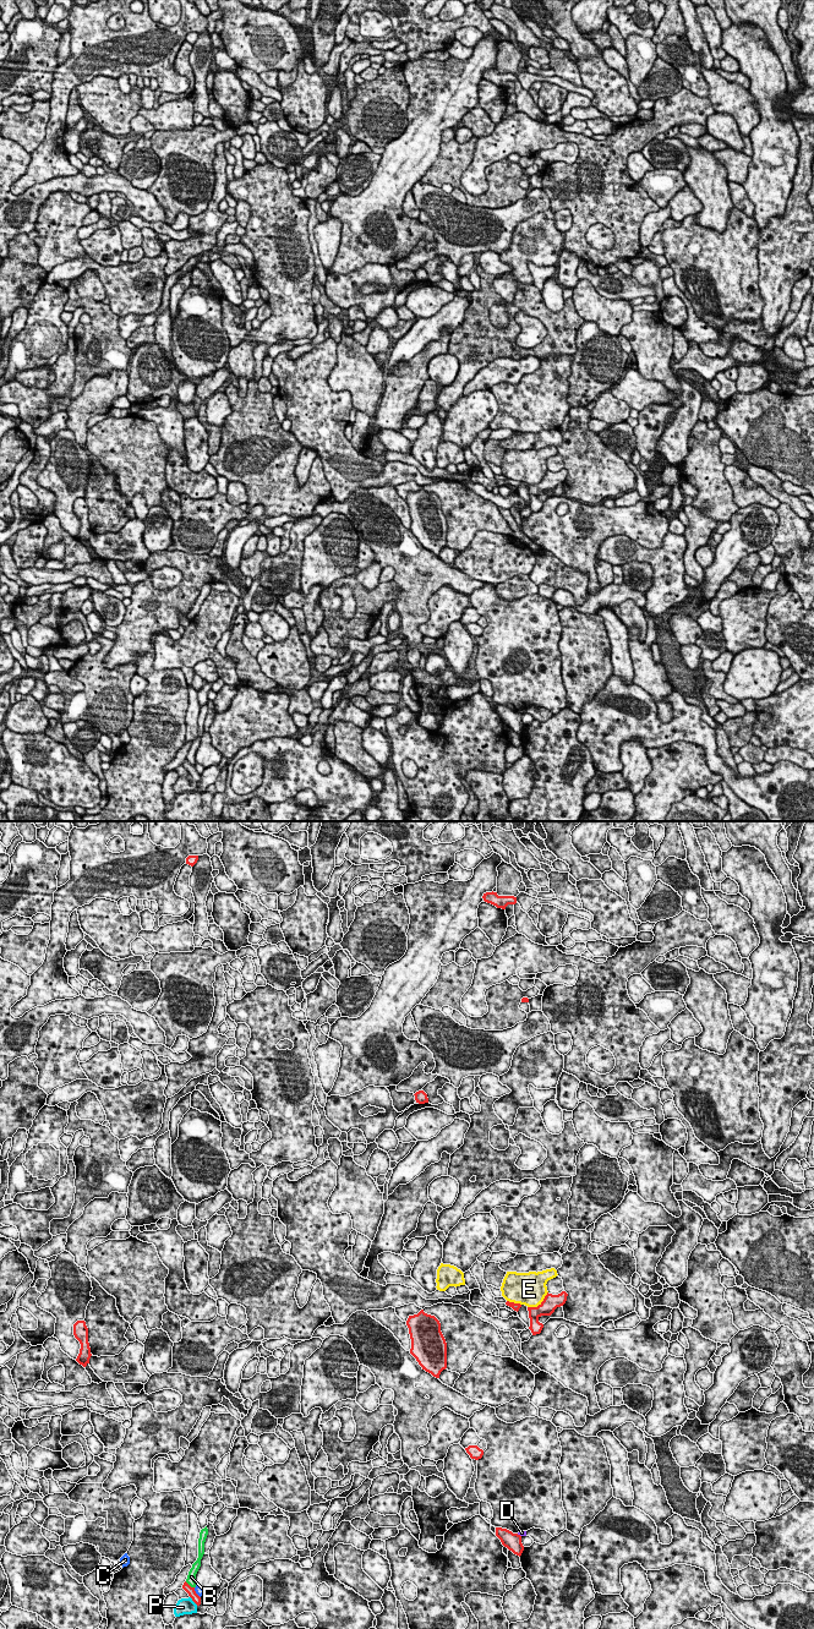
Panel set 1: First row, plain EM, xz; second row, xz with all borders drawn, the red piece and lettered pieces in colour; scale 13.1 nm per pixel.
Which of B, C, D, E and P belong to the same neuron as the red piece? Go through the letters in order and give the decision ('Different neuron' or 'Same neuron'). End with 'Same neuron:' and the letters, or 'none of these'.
B: Different neuron
C: Different neuron
D: Different neuron
E: Different neuron
P: Different neuron
Same neuron: none of these

